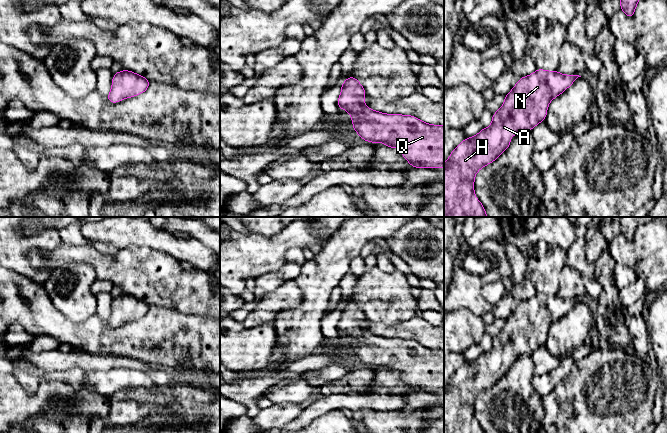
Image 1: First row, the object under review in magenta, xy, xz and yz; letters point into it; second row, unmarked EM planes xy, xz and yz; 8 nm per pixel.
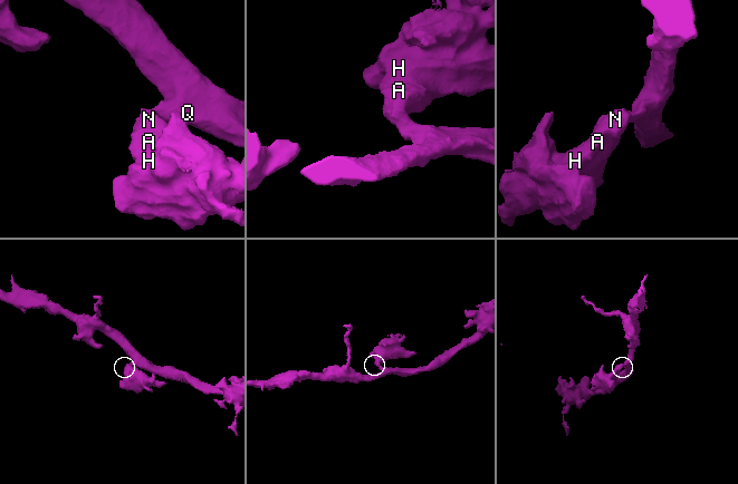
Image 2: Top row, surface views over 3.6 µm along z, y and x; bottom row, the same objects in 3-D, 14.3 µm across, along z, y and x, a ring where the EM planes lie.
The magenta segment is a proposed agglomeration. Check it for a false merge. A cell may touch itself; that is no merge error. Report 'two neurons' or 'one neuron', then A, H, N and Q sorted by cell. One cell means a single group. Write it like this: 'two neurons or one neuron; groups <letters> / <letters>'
one neuron; groups A H N Q

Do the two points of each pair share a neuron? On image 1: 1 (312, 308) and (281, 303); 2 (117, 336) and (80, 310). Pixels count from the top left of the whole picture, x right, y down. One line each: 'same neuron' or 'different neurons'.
1: different neurons
2: different neurons

